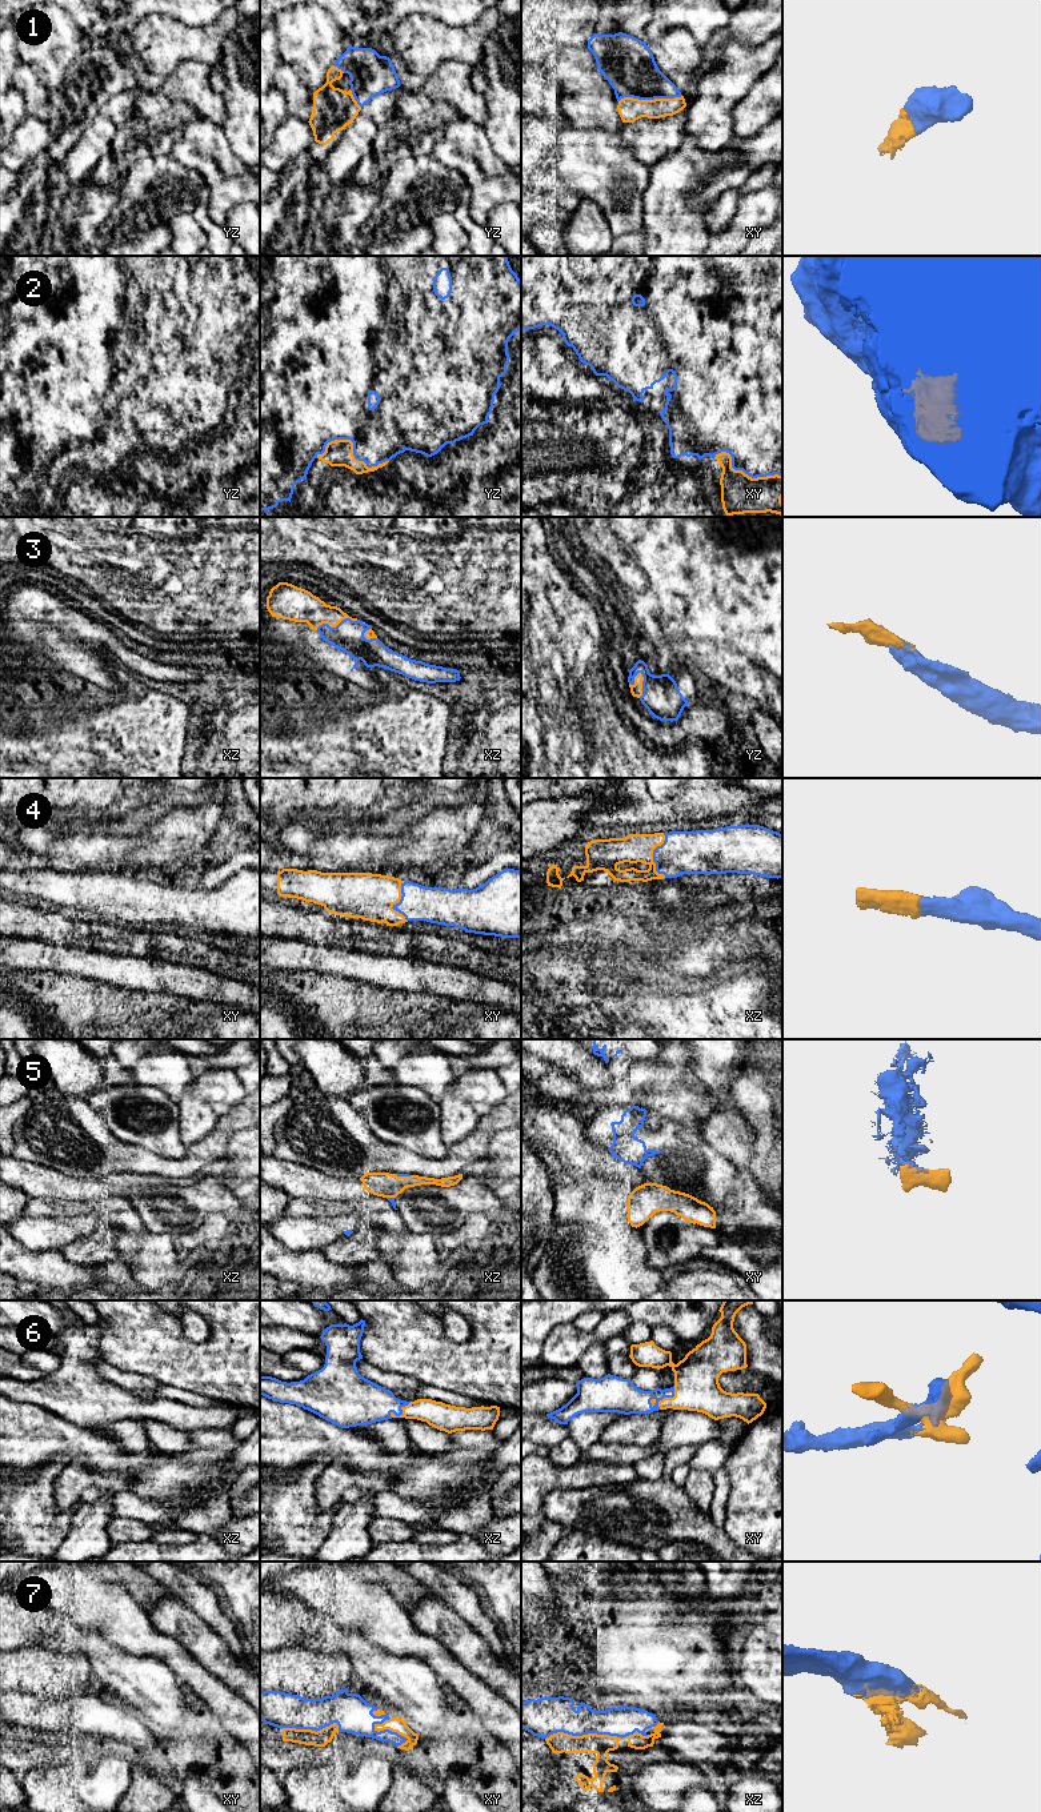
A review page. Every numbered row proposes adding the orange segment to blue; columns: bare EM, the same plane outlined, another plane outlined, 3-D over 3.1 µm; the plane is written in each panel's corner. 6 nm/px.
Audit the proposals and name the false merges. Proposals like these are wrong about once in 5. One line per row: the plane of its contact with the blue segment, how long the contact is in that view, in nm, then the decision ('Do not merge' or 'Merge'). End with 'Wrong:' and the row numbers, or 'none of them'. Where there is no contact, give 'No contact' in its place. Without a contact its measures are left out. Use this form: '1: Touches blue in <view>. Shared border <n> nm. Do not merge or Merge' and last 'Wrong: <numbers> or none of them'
1: Touches blue in xy. Shared border 380 nm. Merge
2: Touches blue in yz. Shared border 440 nm. Merge
3: Touches blue in xz. Shared border 260 nm. Merge
4: Touches blue in xz. Shared border 280 nm. Merge
5: Touches blue in xz. Shared border 100 nm. Do not merge
6: Touches blue in xy. Shared border 200 nm. Merge
7: Touches blue in xz. Shared border 460 nm. Merge
Wrong: 5

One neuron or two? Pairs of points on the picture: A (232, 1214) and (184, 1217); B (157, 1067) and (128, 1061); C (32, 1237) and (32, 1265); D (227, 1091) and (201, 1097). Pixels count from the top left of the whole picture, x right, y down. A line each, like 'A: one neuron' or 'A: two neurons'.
A: one neuron
B: two neurons
C: two neurons
D: one neuron

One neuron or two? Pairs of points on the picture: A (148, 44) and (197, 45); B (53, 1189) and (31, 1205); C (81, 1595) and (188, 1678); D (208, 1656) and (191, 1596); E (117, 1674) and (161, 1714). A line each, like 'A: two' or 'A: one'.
A: one
B: two
C: one
D: two
E: one

